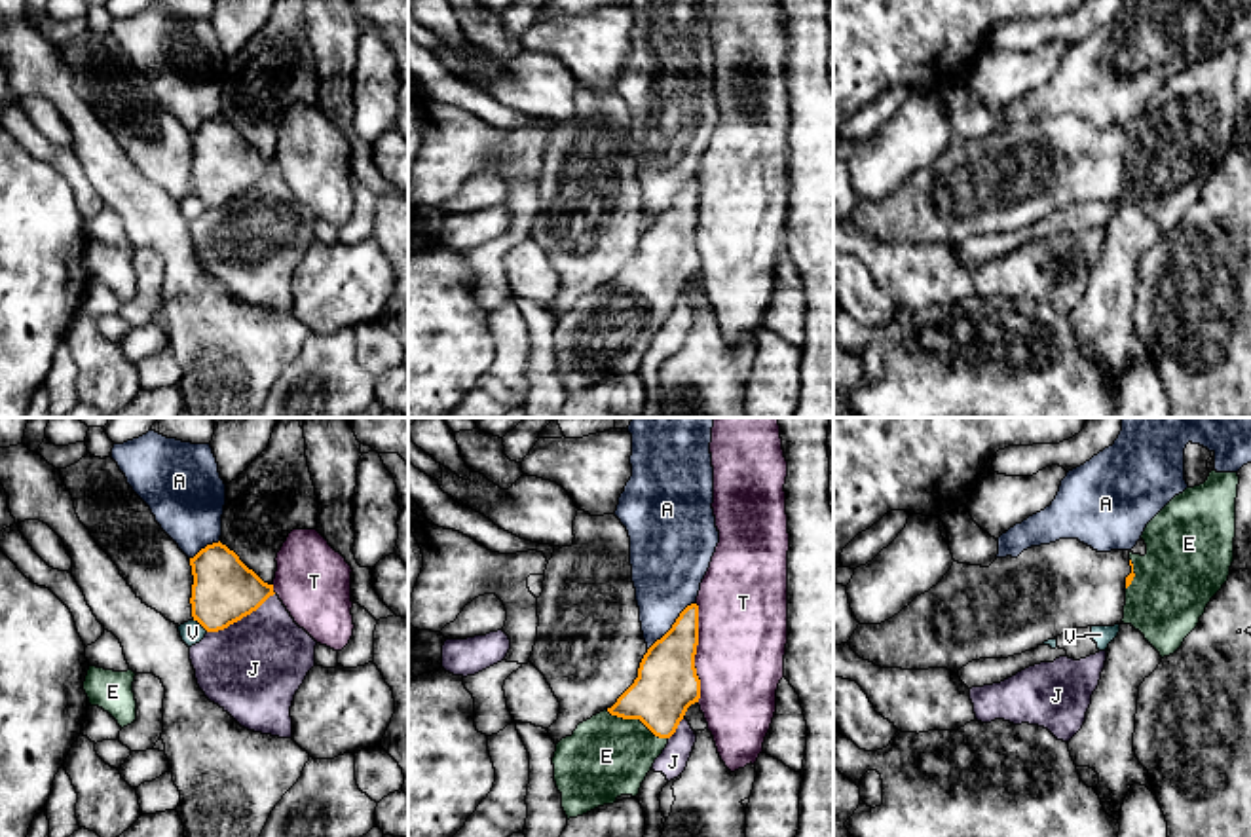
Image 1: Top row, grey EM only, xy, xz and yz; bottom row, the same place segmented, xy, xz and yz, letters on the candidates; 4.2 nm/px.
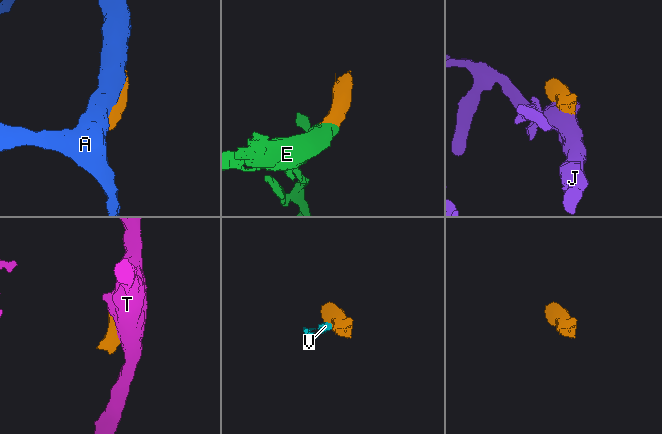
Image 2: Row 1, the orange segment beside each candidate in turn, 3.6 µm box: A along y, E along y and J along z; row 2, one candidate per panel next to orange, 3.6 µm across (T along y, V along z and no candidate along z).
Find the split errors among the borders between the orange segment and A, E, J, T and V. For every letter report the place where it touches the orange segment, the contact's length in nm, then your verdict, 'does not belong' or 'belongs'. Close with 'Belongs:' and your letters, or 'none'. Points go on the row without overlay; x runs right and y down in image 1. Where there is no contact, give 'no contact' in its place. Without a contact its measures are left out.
A: xz (672, 200) | 280 nm | does not belong
E: xz (636, 293) | 300 nm | belongs
J: xy (240, 194) | 340 nm | does not belong
T: xz (695, 226) | 420 nm | does not belong
V: xy (202, 200) | 80 nm | does not belong
Belongs: E

